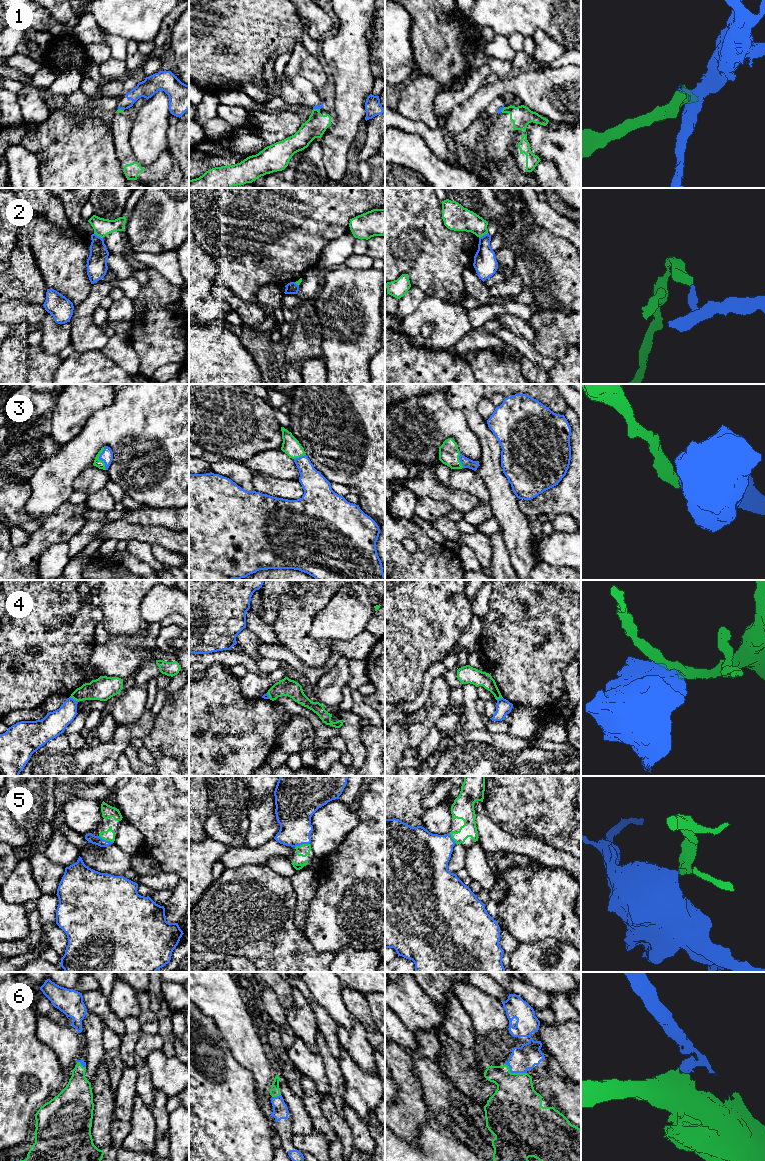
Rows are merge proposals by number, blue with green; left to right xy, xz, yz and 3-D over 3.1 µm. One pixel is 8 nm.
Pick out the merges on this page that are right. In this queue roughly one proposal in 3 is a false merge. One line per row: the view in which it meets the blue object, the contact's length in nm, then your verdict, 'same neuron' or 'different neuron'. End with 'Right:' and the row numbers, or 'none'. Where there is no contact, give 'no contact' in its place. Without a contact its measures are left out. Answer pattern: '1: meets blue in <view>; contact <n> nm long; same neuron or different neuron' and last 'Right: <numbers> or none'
1: meets blue in xz; contact 60 nm long; different neuron
2: meets blue in xy; contact 80 nm long; different neuron
3: meets blue in xy; contact 190 nm long; same neuron
4: meets blue in xy; contact 80 nm long; different neuron
5: meets blue in xy; contact 140 nm long; same neuron
6: meets blue in yz; contact 190 nm long; same neuron
Right: 3, 5, 6

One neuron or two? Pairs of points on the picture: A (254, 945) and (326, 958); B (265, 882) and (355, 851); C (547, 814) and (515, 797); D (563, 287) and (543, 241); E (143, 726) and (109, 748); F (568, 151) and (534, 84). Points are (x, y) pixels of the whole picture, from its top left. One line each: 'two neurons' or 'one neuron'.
A: one neuron
B: two neurons
C: one neuron
D: one neuron
E: one neuron
F: two neurons

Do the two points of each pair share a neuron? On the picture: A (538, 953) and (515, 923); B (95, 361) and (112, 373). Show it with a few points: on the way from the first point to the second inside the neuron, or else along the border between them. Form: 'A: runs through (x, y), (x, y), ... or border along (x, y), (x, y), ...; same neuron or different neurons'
A: border along (554, 938), (547, 937), (532, 943), (519, 943); different neurons
B: runs through (98, 366), (107, 373); same neuron

